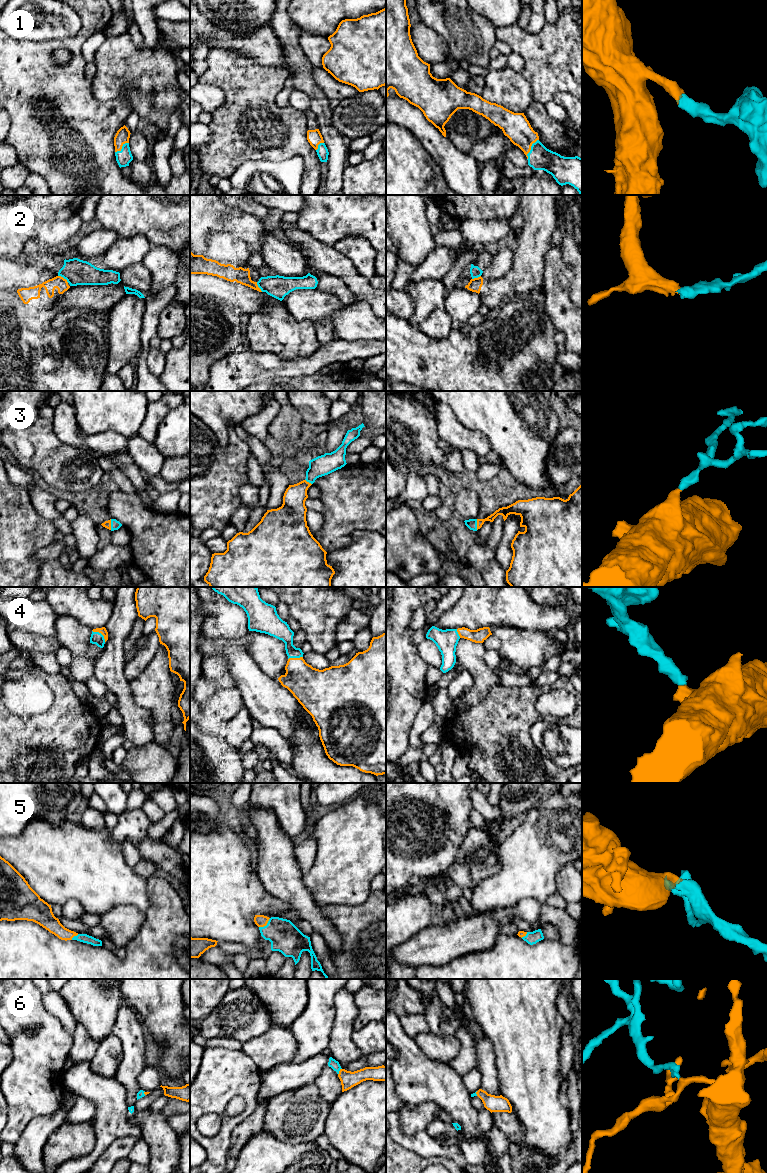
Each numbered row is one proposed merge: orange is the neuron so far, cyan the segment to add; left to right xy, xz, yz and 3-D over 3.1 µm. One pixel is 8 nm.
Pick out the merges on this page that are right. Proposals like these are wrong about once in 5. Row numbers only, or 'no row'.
1, 3, 4, 5, 6

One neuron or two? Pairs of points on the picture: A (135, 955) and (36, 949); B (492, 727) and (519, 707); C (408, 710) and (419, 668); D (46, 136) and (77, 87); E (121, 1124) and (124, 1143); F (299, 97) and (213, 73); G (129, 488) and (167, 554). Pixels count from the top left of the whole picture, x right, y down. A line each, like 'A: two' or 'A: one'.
A: one
B: one
C: one
D: one
E: two
F: two
G: two

